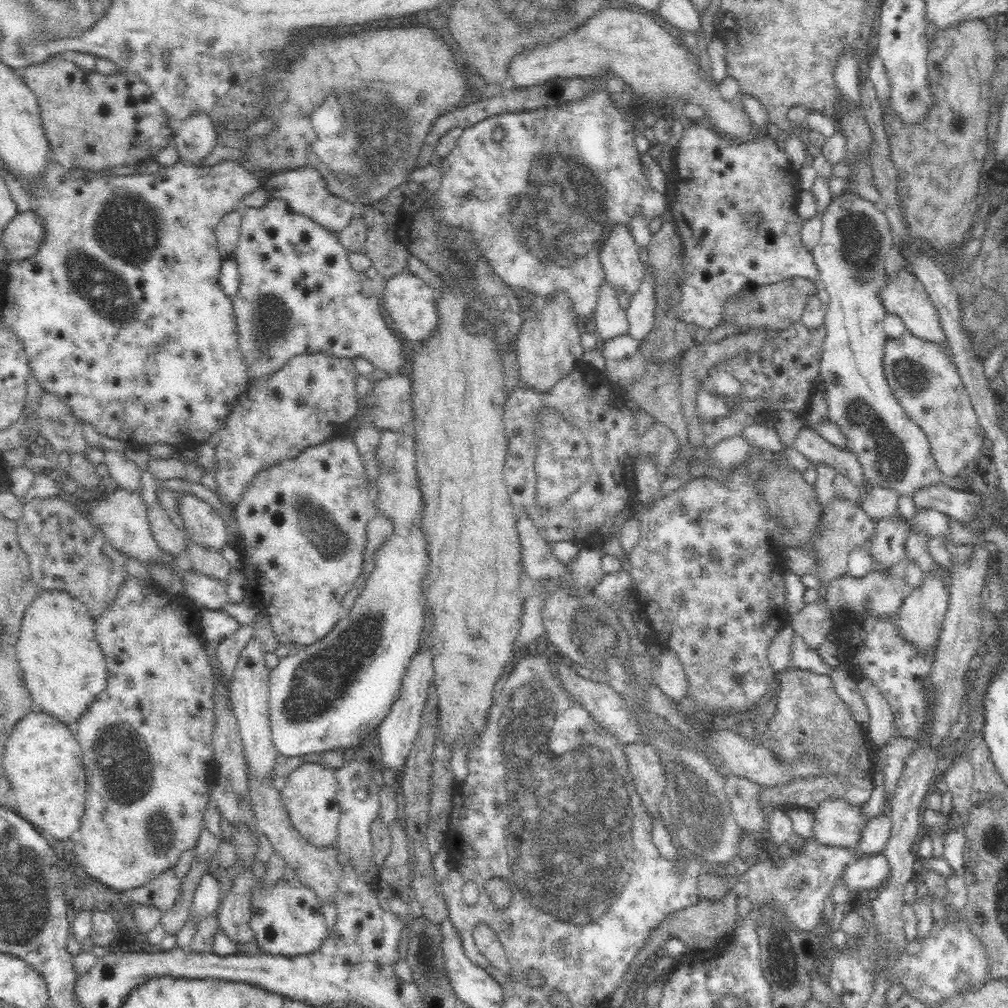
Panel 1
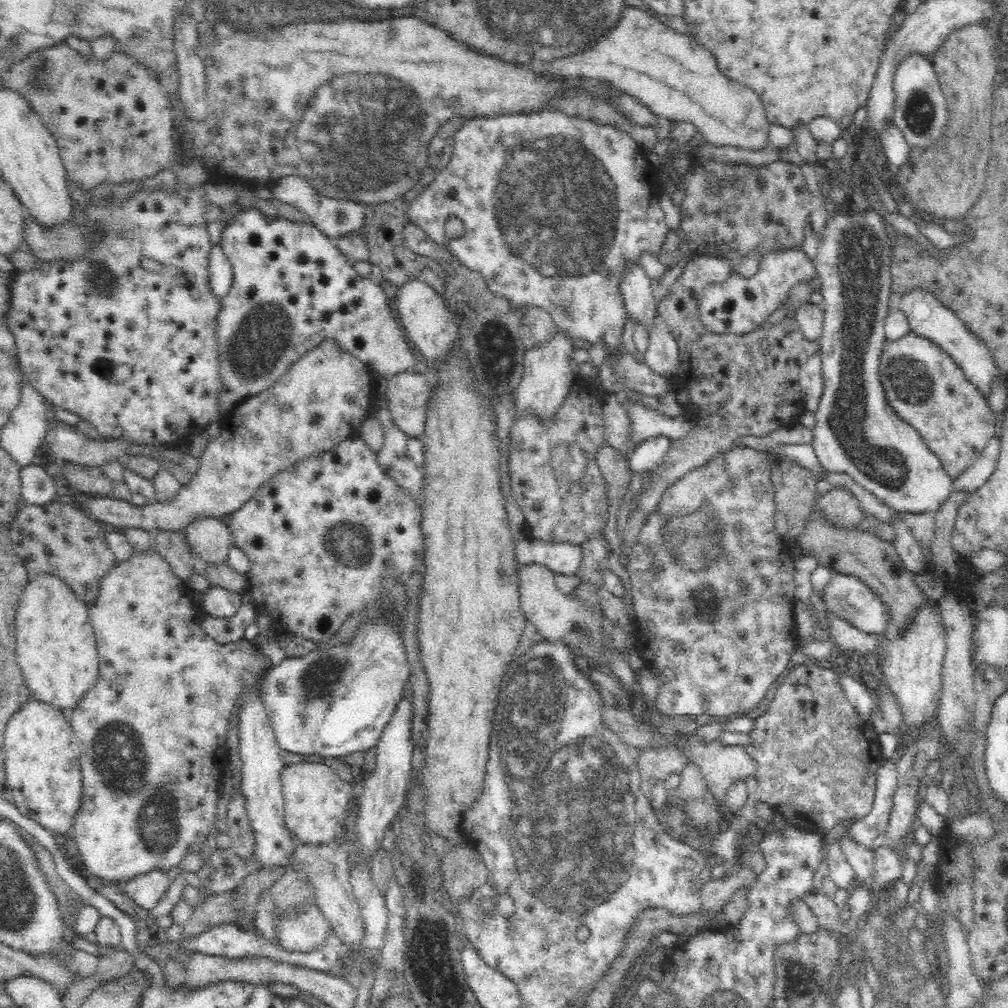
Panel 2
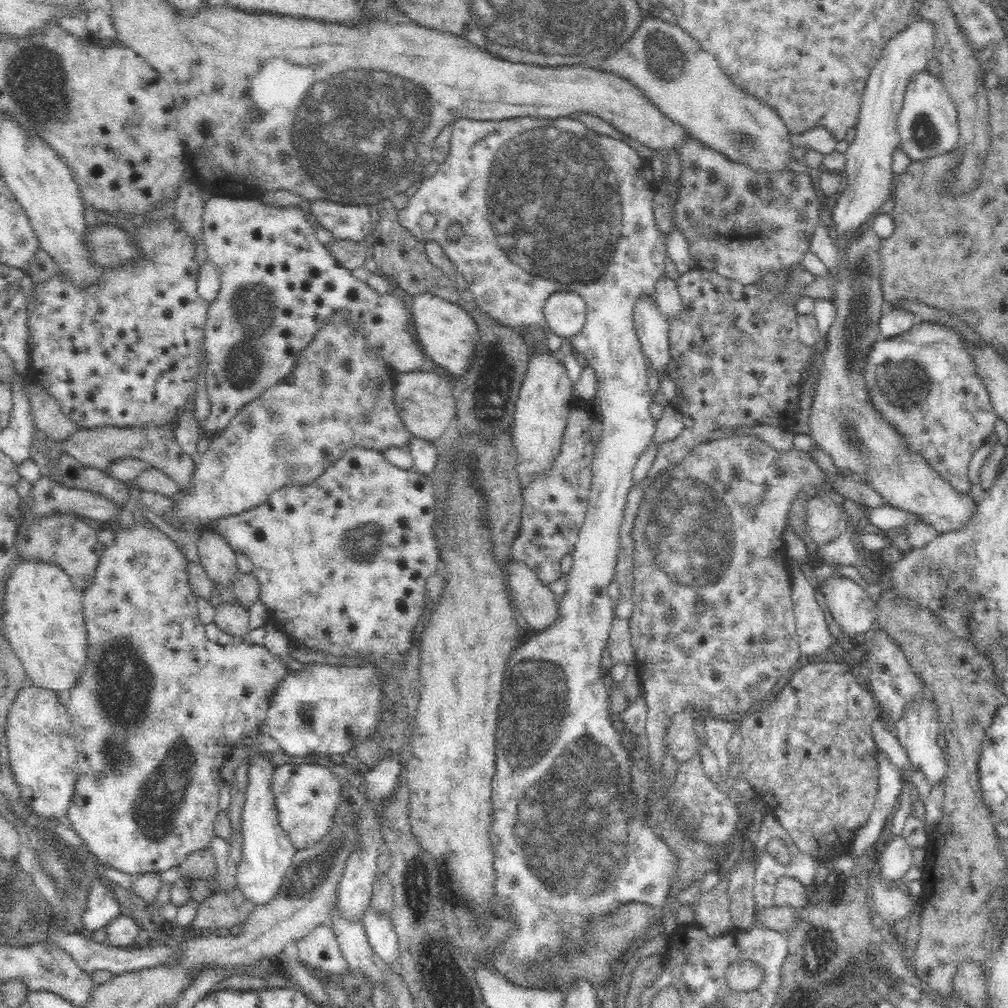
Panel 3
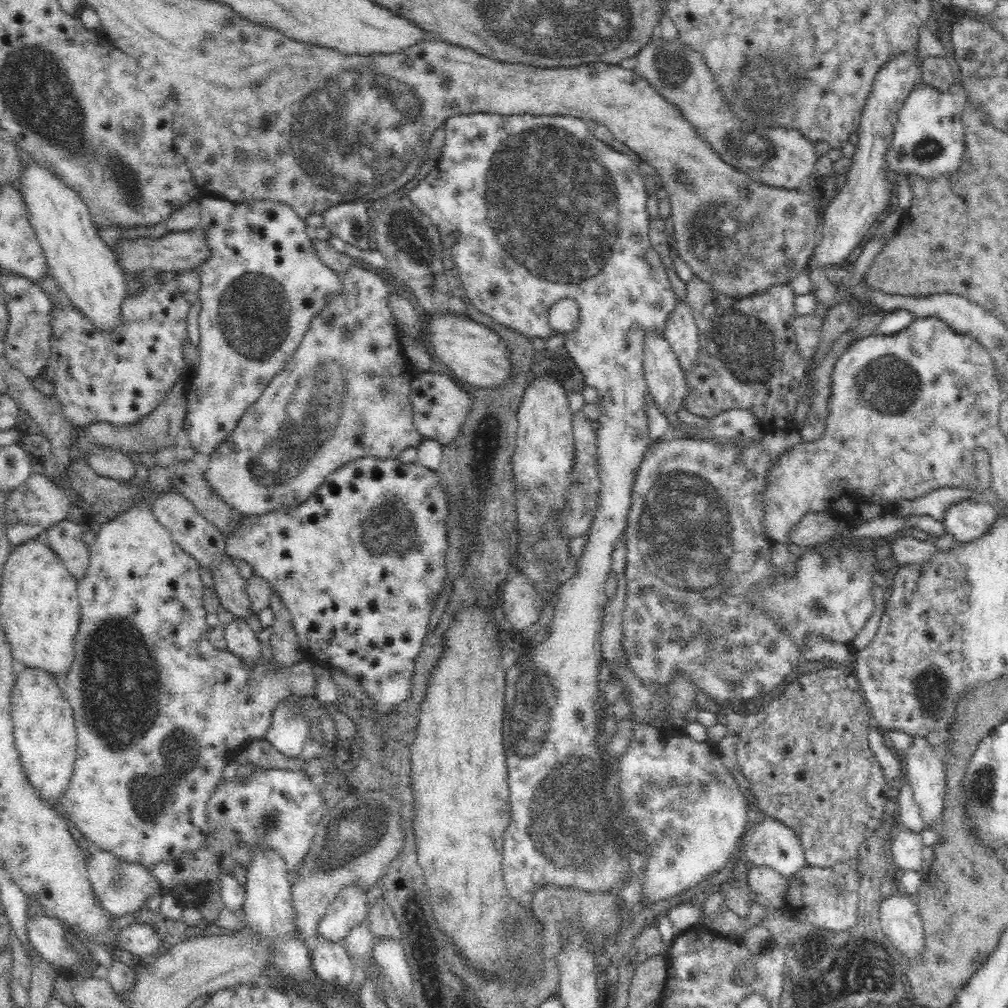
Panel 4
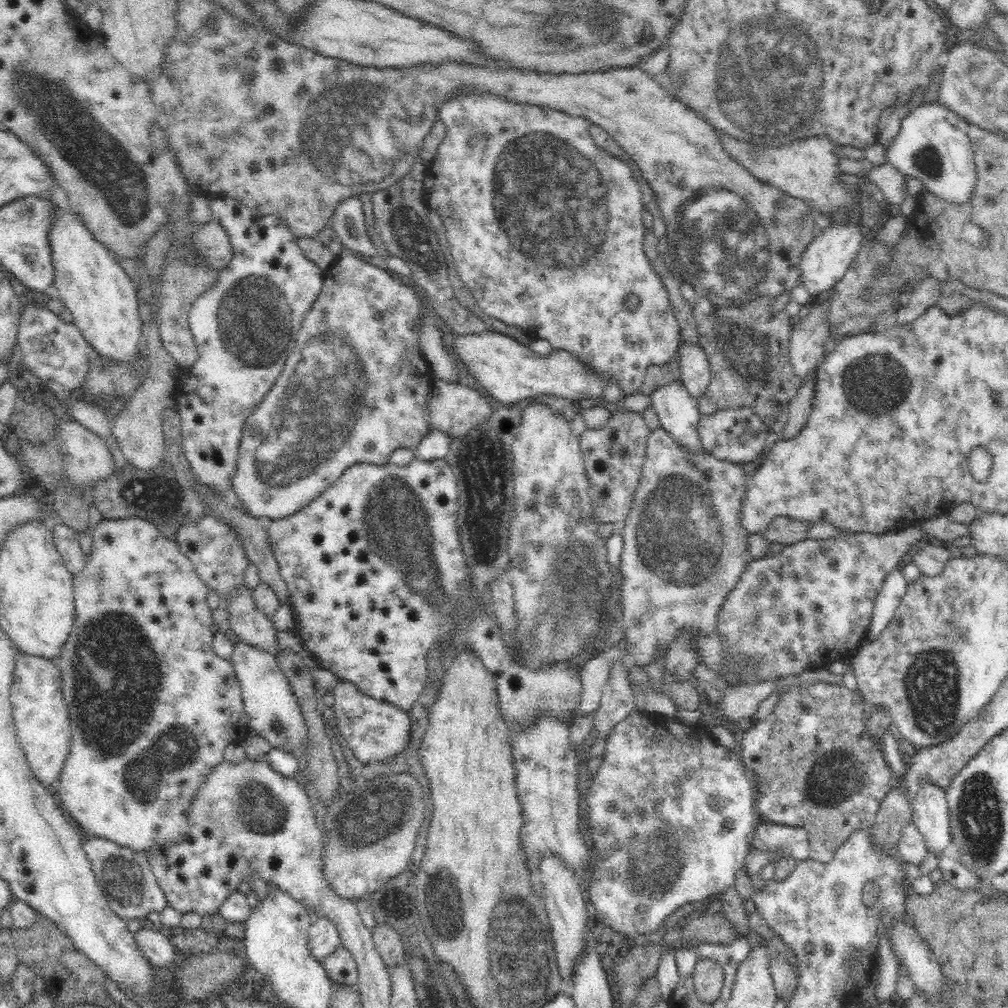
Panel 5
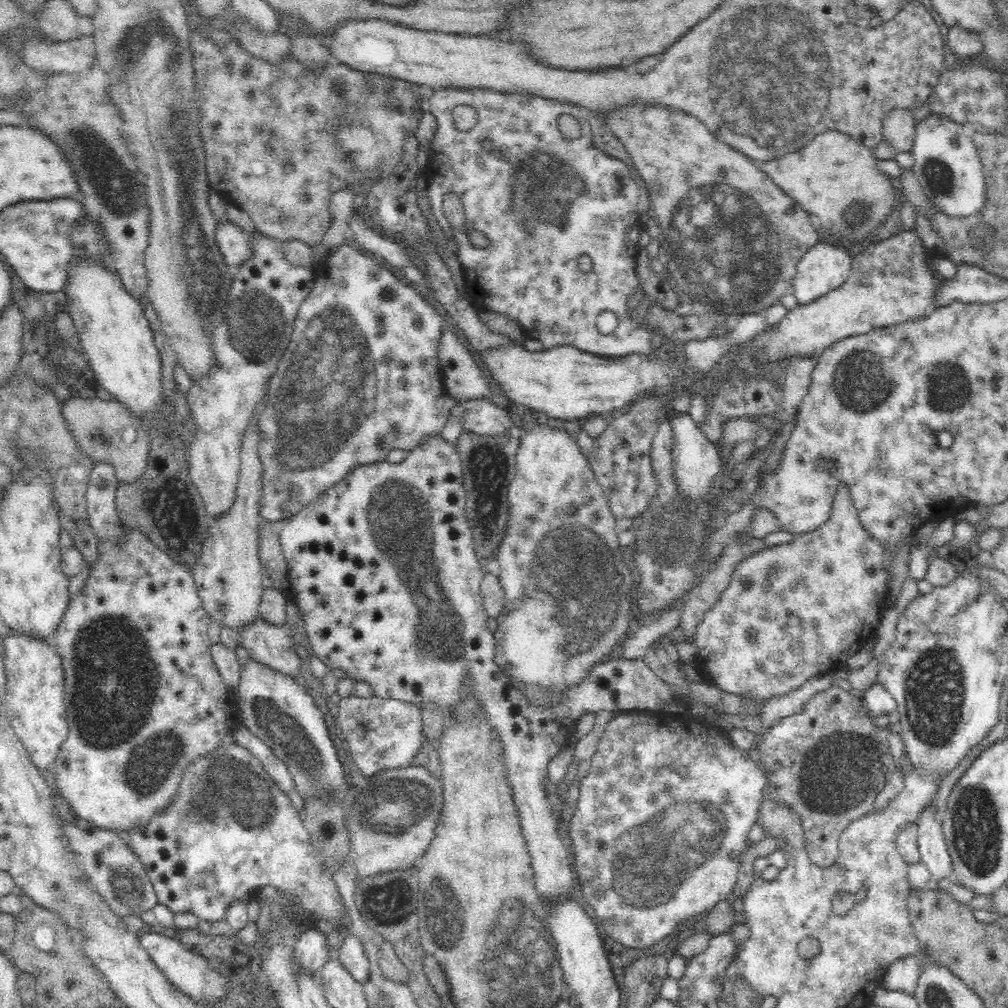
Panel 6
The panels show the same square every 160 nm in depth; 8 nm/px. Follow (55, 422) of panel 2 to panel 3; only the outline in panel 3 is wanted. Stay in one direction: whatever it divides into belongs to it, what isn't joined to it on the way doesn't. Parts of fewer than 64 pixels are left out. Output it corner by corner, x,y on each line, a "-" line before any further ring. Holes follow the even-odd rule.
170,426
146,428
91,428
82,429
60,440
62,450
66,455
82,462
87,467
107,471
117,460
136,457
144,459
150,467
163,470
180,486
190,484
190,476
194,472
195,460
183,451
178,444
175,429

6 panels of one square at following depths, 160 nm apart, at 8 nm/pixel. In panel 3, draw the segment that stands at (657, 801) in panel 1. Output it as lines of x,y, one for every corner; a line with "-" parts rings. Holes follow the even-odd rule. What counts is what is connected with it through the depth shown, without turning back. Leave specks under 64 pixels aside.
684,711
674,716
672,725
668,727
668,736
665,739
666,750
672,755
678,766
700,757
698,736
694,731
695,713

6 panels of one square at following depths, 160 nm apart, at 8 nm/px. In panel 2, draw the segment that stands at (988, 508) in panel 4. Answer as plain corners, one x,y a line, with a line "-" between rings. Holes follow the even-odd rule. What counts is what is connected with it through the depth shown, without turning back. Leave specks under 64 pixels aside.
851,195
846,206
832,207
831,216
821,231
813,262
823,296
823,332
818,354
826,388
816,413
818,424
815,426
812,447
825,473
846,472
860,486
876,495
878,501
886,503
893,510
919,513
937,510
949,498
951,478
916,427
900,418
888,400
880,376
881,358
887,341
885,322
892,293
890,266
893,235
883,217
855,195

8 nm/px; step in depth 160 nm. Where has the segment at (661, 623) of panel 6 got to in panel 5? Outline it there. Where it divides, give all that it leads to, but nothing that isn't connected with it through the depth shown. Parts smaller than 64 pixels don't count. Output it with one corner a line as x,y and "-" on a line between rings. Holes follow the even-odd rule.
622,646
610,649
601,655
595,655
585,662
581,677
581,693
579,694
578,708
580,712
587,714
592,710
598,710
603,693
603,685
608,679
610,662
616,656
626,655

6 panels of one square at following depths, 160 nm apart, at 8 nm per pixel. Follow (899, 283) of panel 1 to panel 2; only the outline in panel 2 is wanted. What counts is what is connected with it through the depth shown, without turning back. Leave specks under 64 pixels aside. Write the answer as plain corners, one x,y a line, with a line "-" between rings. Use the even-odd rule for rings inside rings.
916,286
910,288
908,292
898,294
898,308
906,321
908,321
908,328
916,336
926,338
935,346
938,346
943,353
954,361
958,368
962,369
965,377
970,382
975,382
983,394
988,395
991,389
992,382
999,378
1000,372
996,371
992,357
987,352
987,348
980,341
973,336
970,331
958,320
958,317
950,310
934,293
927,288

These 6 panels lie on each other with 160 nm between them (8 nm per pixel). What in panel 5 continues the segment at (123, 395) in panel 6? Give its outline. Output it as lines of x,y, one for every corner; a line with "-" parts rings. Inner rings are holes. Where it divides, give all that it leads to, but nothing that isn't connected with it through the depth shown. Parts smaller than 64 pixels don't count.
51,202
49,228
46,242
50,245
50,257
53,265
53,282
60,298
65,302
80,327
86,341
96,351
111,356
115,360
132,358
140,346
141,320
138,319
136,289
130,277
120,267
120,256
112,252
98,237
82,215
72,208
60,208

